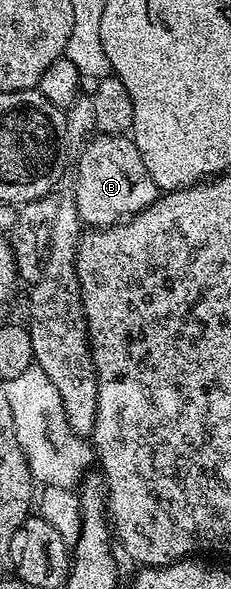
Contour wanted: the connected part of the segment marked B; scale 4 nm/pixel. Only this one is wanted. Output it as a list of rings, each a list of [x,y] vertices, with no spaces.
[[[96,133],[78,158],[77,166],[79,171],[75,170],[73,174],[77,210],[80,212],[80,220],[91,228],[117,226],[152,206],[161,193],[153,176],[149,176],[149,168],[145,168],[145,160],[141,160],[141,152],[134,141],[122,134]]]

